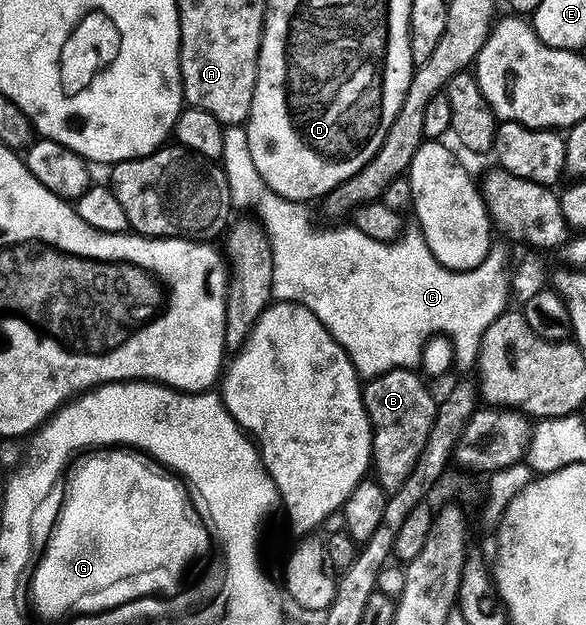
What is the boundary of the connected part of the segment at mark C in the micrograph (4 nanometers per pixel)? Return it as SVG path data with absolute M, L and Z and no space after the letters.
M230 125L225 128L224 149L222 150L220 166L226 175L228 189L230 190L230 201L235 208L248 206L252 195L258 195L254 199L258 205L259 216L257 215L257 218L270 239L270 248L272 249L273 298L283 303L303 303L305 307L312 309L312 313L316 313L316 317L328 329L331 337L344 349L344 353L348 353L352 365L358 370L358 374L363 380L369 381L375 375L383 375L389 371L395 371L398 367L407 369L417 368L422 362L424 345L434 335L445 335L450 340L454 350L454 367L457 370L462 370L462 373L470 373L475 370L482 334L486 332L488 325L492 325L492 321L496 321L496 317L500 317L502 312L507 310L508 307L508 303L506 303L506 299L508 300L508 263L506 267L506 251L504 248L498 247L498 245L491 246L488 257L484 257L484 261L473 264L469 269L451 269L447 264L436 261L436 257L428 249L424 235L421 235L418 231L407 230L405 234L395 239L392 243L372 241L372 237L368 237L368 233L360 233L360 229L353 225L347 225L347 227L342 227L346 225L334 225L331 226L334 227L331 231L317 231L310 221L309 213L306 212L307 204L305 202L280 197L280 193L276 193L266 186L266 182L262 180L256 165L252 161L252 153L248 153L248 137L246 136L246 128L242 125Z

